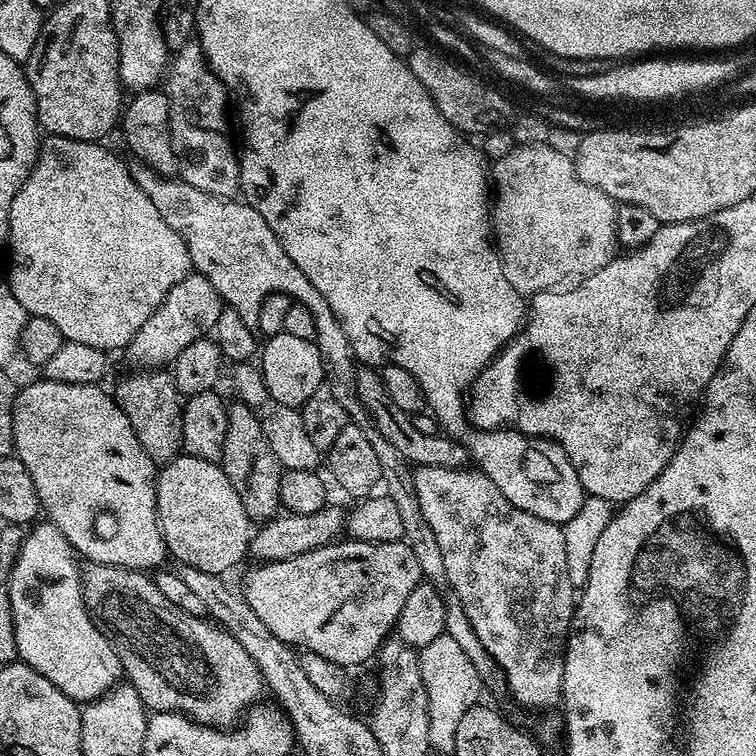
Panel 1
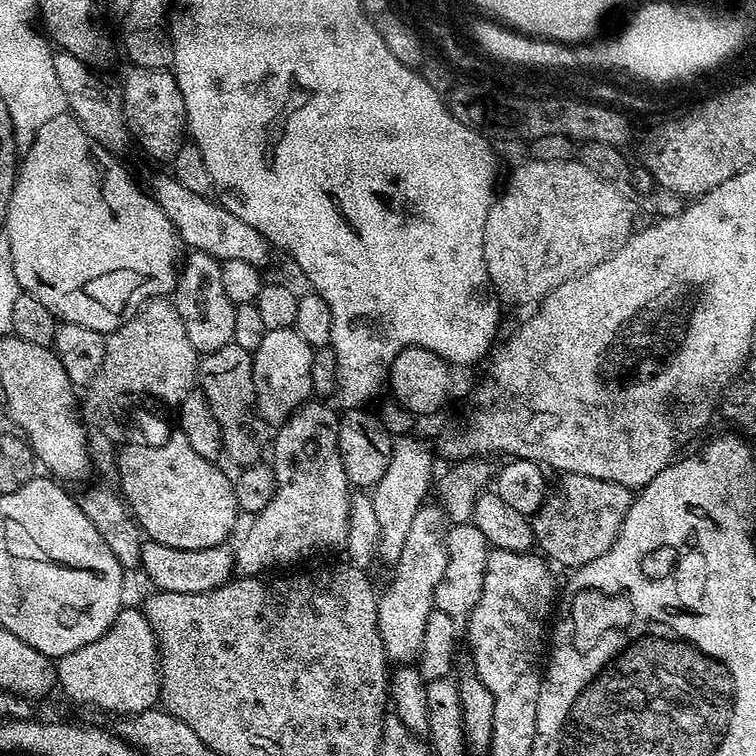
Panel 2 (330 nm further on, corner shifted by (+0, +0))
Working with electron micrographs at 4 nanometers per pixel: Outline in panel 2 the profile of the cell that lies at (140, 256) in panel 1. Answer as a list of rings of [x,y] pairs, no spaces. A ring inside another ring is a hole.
[[[65,114],[58,118],[50,118],[42,130],[38,130],[38,138],[23,153],[16,173],[16,185],[12,187],[12,196],[8,199],[8,219],[6,221],[6,235],[10,242],[10,254],[14,258],[14,274],[18,278],[21,289],[29,292],[46,310],[56,315],[57,321],[78,326],[90,326],[90,330],[98,330],[105,334],[121,328],[124,321],[132,319],[150,300],[164,298],[175,289],[178,279],[178,264],[172,259],[176,256],[178,237],[172,227],[170,218],[156,205],[147,191],[144,192],[132,181],[127,170],[119,164],[113,153],[107,152],[98,142],[94,142],[86,134],[83,126],[76,121],[75,116]]]

